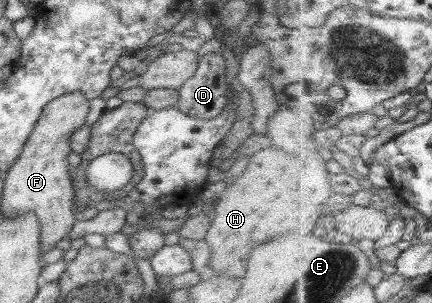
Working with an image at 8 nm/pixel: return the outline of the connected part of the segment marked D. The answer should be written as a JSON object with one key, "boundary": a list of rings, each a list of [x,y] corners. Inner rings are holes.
{"boundary":[[[219,52],[205,54],[199,58],[194,75],[177,89],[179,96],[174,106],[178,111],[186,113],[188,117],[212,119],[223,109],[227,101],[225,93],[229,86],[226,83],[226,74],[224,74],[224,58]]]}

